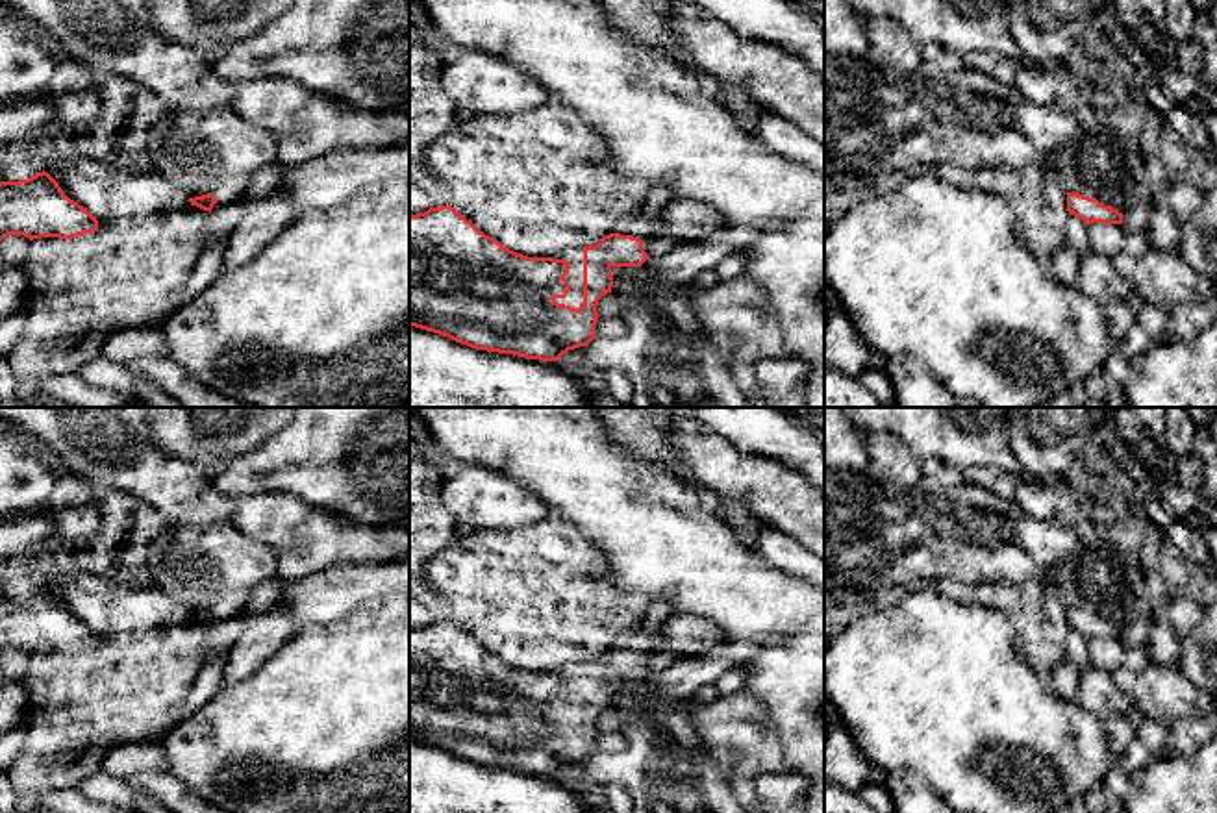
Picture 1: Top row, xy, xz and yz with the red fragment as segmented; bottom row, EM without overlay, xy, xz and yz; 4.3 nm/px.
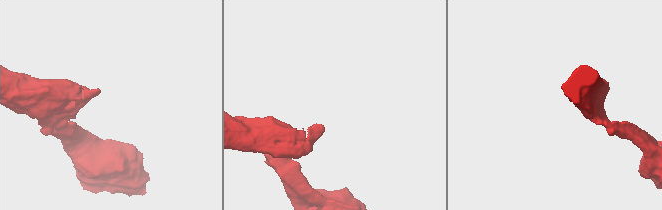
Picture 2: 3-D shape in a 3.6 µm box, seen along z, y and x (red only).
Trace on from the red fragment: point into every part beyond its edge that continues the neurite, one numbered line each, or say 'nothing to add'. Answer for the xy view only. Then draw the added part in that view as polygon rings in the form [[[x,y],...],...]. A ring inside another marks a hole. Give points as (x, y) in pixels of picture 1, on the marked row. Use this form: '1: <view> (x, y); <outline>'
1: xy (234, 191); [[[235,178],[211,194],[215,196],[217,204],[213,206],[211,211],[224,207],[224,206],[233,206],[233,204],[243,204],[246,200],[246,187],[248,187],[250,178]]]

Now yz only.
1: yz (1054, 193); [[[1045,174],[1047,183],[1047,198],[1054,209],[1065,211],[1067,209],[1067,193],[1060,187],[1054,176]]]

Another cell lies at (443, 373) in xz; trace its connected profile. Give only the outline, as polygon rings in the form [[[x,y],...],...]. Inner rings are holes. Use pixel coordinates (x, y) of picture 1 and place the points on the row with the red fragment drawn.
[[[409,326],[409,407],[595,407],[595,389],[559,361],[476,350]]]

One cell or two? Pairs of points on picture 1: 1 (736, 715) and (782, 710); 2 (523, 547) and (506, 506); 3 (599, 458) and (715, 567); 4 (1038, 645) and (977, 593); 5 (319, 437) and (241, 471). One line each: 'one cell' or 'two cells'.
1: two cells
2: two cells
3: one cell
4: one cell
5: one cell

